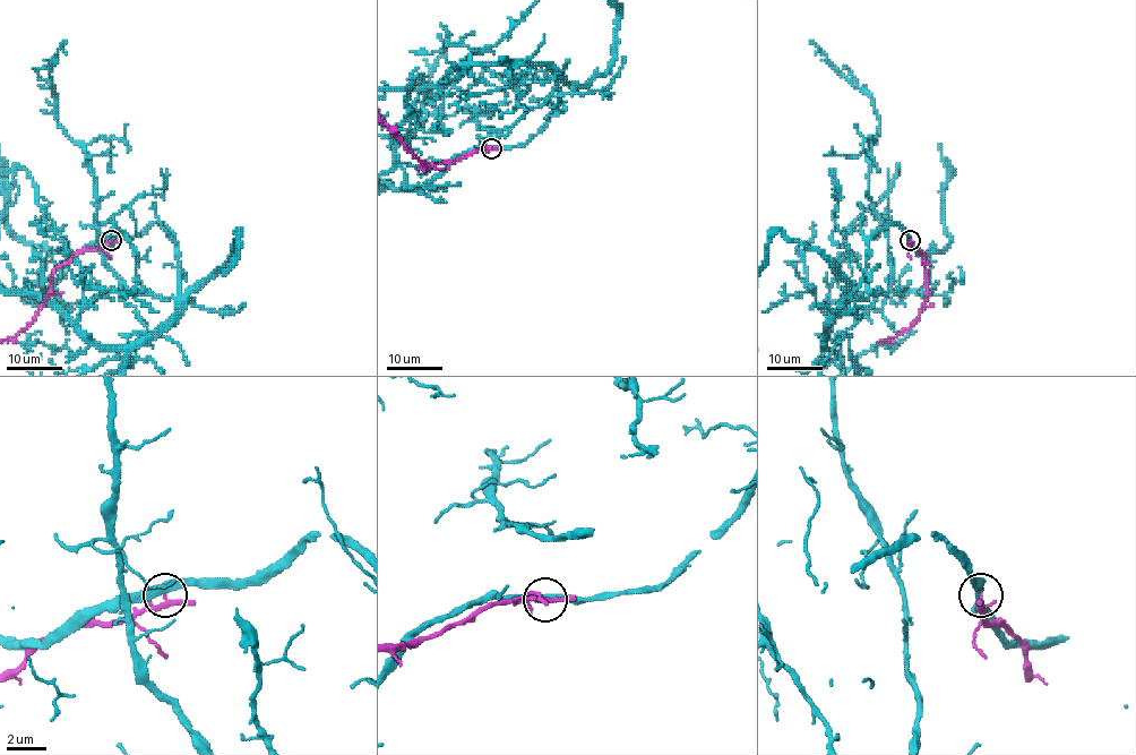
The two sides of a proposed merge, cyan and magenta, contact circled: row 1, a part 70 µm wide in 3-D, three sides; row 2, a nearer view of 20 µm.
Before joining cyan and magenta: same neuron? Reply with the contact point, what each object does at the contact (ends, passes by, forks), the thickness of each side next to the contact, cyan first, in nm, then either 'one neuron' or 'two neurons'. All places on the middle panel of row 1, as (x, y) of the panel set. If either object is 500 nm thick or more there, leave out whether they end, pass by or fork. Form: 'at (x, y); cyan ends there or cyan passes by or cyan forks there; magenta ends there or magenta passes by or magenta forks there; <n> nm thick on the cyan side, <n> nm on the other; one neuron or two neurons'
at (491, 148); cyan passes by; magenta passes by; 360 nm thick on the cyan side, 220 nm on the other; two neurons

